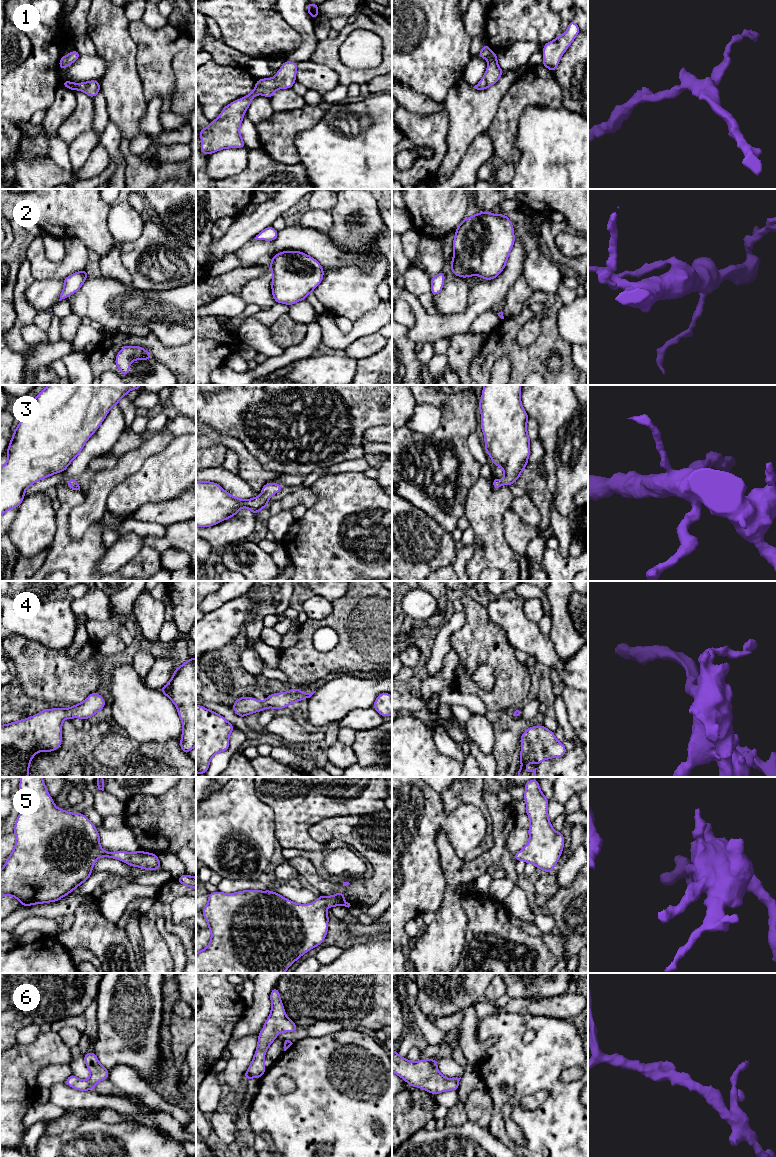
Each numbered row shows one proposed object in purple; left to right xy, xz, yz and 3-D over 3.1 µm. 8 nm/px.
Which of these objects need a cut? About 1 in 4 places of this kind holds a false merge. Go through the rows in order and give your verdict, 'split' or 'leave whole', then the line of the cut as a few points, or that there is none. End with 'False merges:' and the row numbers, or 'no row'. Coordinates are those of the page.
1: leave whole; cut none
2: leave whole; cut none
3: leave whole; cut none
4: leave whole; cut none
5: leave whole; cut none
6: leave whole; cut none
False merges: no row

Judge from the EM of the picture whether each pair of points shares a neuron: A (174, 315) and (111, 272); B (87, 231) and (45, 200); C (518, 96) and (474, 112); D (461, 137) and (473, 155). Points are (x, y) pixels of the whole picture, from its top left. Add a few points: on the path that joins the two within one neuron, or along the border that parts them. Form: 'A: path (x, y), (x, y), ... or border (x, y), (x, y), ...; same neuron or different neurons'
A: border (108, 277), (132, 286); different neurons
B: path (77, 221), (55, 200); same neuron
C: border (513, 82), (503, 96), (491, 124); different neurons
D: border (485, 131), (472, 143), (456, 168); different neurons

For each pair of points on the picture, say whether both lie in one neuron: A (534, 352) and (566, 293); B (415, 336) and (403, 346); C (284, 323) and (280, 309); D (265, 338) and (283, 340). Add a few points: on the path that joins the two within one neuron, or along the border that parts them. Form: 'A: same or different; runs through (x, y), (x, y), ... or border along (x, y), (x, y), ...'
A: different; border along (556, 293), (563, 303)
B: different; border along (407, 330), (407, 335), (415, 343)
C: different; border along (287, 313), (279, 316), (269, 326)
D: different; border along (269, 327), (271, 337), (284, 349)

